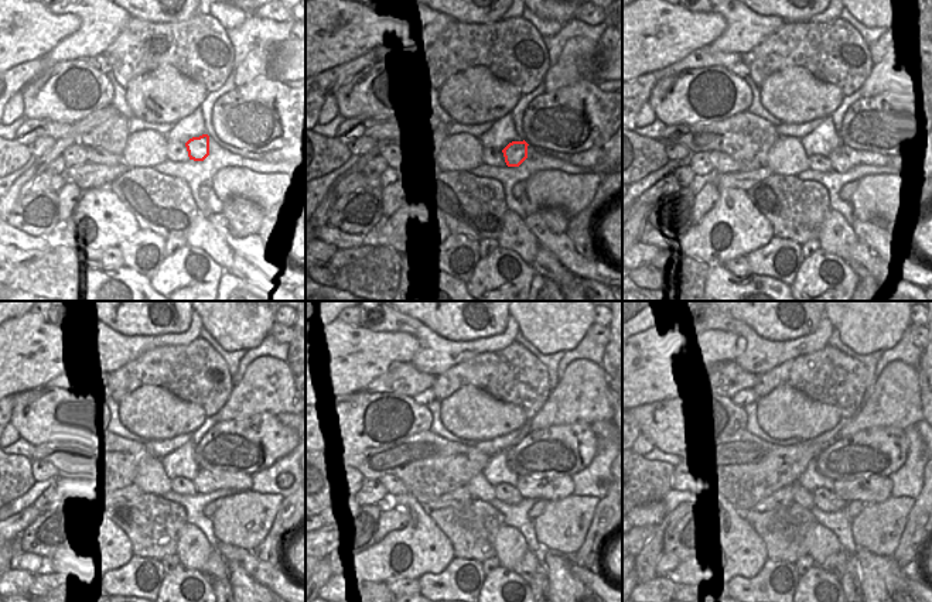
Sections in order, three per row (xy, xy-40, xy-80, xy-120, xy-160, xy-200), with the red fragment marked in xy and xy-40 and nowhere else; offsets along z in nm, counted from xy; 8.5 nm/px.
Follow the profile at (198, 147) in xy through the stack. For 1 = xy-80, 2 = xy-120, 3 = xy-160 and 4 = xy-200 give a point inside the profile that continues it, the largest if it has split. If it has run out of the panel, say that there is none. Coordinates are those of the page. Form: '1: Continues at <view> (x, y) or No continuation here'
1: Continues at xy-80 (839, 160)
2: Continues at xy-120 (205, 482)
3: Continues at xy-160 (548, 489)
4: Continues at xy-200 (874, 489).

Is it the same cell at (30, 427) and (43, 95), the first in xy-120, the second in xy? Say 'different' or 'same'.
same

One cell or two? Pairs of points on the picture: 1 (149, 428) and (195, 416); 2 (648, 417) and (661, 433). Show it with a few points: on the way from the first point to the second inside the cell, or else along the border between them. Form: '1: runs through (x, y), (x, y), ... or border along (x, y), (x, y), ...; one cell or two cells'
1: runs through (160, 417), (184, 417); one cell
2: runs through (652, 421), (659, 428); one cell

